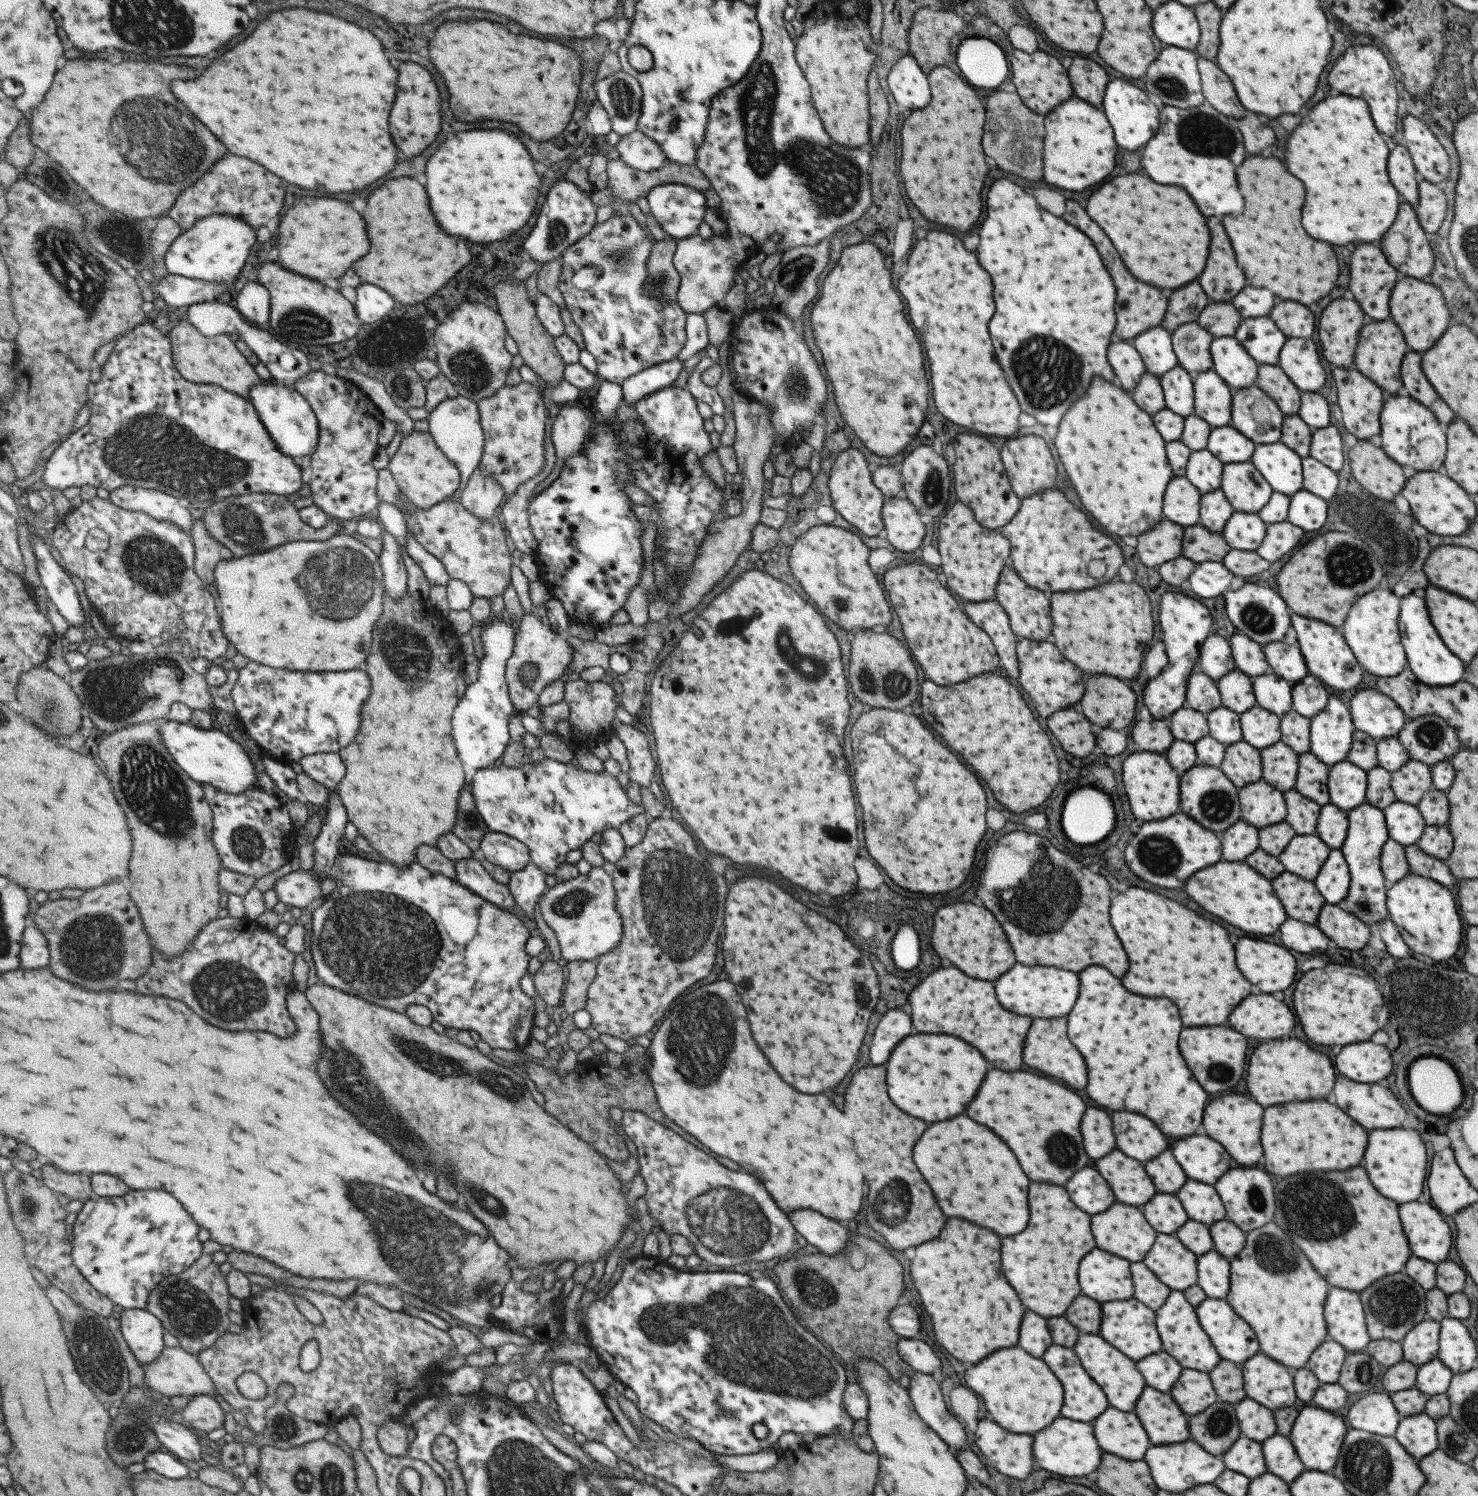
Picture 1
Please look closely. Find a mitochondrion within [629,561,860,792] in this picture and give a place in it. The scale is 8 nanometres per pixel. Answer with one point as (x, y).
(796, 666)

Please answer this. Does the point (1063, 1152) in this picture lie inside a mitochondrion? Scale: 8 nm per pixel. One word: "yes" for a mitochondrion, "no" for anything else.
yes

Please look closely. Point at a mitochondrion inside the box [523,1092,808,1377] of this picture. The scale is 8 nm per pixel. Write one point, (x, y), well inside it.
(728, 1223)

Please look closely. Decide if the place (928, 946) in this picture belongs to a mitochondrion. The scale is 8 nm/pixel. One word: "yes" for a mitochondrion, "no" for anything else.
no

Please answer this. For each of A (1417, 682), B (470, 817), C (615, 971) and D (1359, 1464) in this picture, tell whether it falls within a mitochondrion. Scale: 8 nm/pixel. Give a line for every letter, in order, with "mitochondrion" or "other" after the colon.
A: other
B: mitochondrion
C: other
D: mitochondrion

